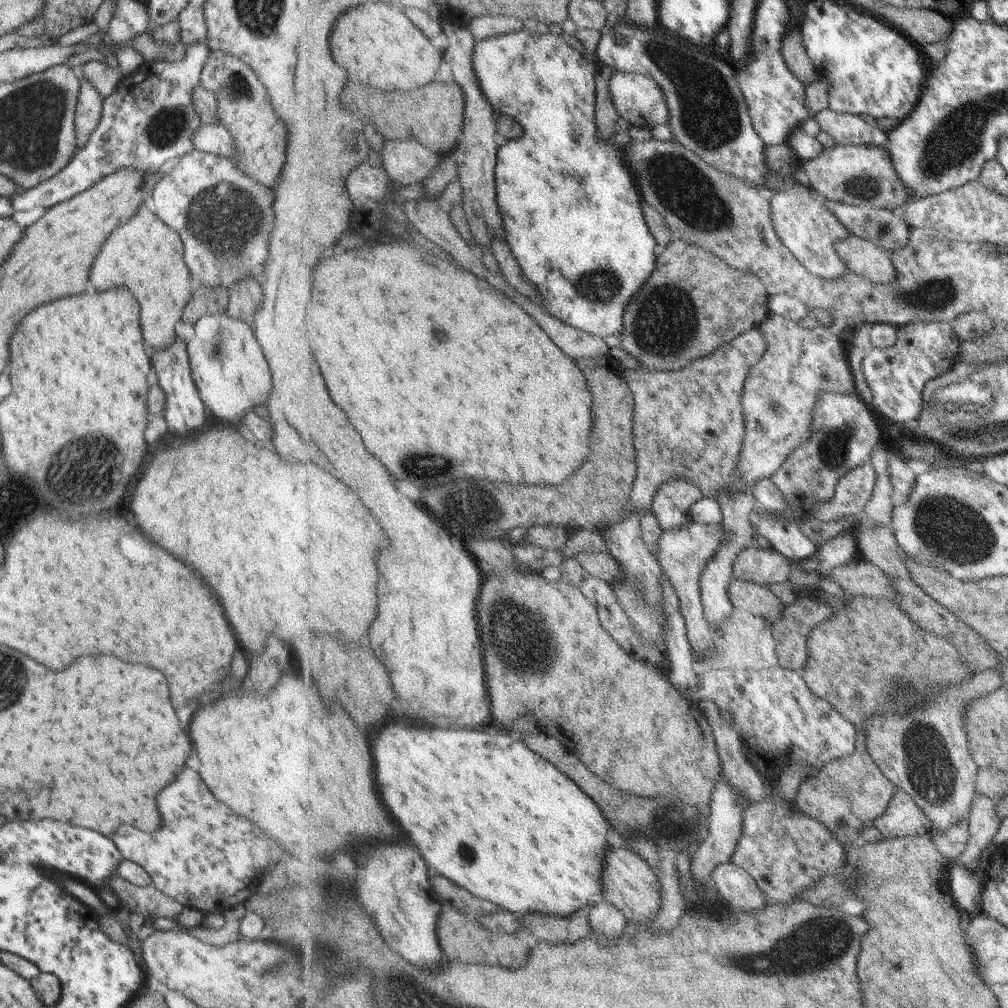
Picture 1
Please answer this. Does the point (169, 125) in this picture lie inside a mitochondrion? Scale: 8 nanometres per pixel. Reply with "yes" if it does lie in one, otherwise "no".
yes

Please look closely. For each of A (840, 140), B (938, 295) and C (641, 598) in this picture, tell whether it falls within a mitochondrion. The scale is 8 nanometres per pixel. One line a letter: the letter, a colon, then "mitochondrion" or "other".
A: other
B: mitochondrion
C: mitochondrion

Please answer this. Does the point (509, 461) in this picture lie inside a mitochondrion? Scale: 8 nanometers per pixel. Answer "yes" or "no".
no

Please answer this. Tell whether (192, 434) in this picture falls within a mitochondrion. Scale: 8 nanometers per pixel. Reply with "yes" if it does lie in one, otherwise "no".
no

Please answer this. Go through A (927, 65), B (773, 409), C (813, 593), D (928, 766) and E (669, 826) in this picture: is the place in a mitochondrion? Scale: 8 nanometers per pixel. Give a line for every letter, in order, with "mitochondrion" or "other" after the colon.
A: other
B: mitochondrion
C: other
D: mitochondrion
E: mitochondrion

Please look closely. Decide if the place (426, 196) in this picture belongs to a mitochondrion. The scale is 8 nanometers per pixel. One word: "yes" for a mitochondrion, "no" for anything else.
no

